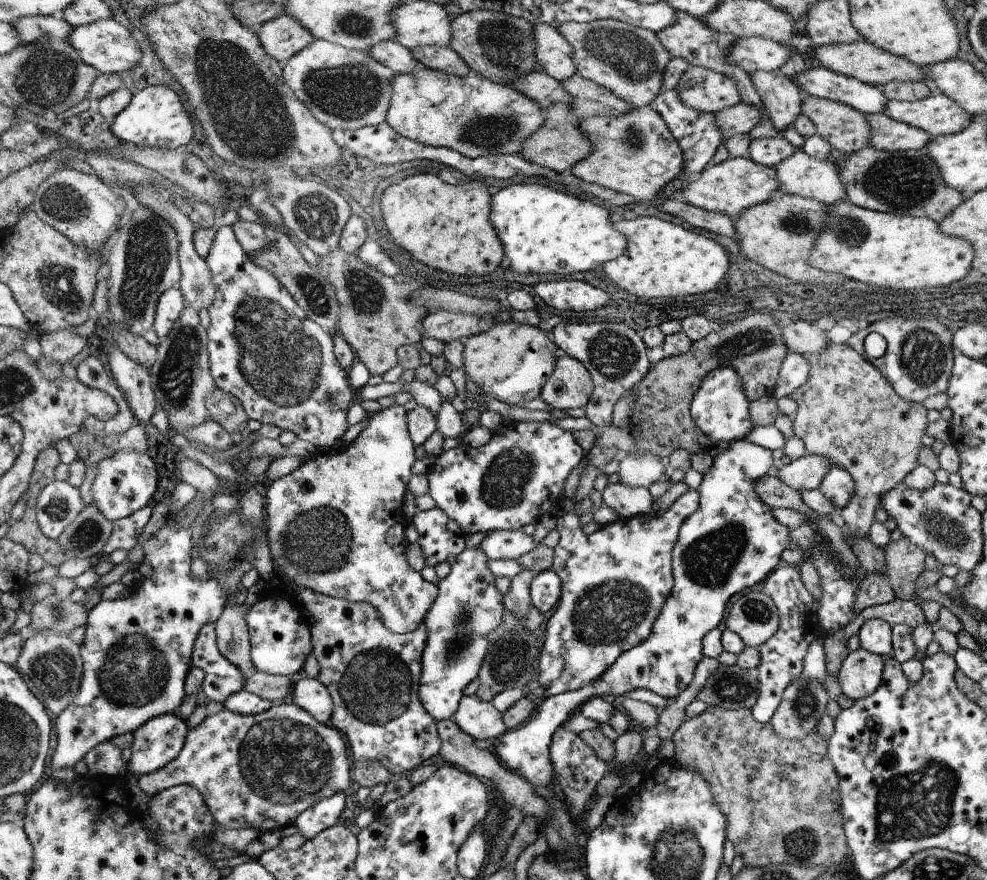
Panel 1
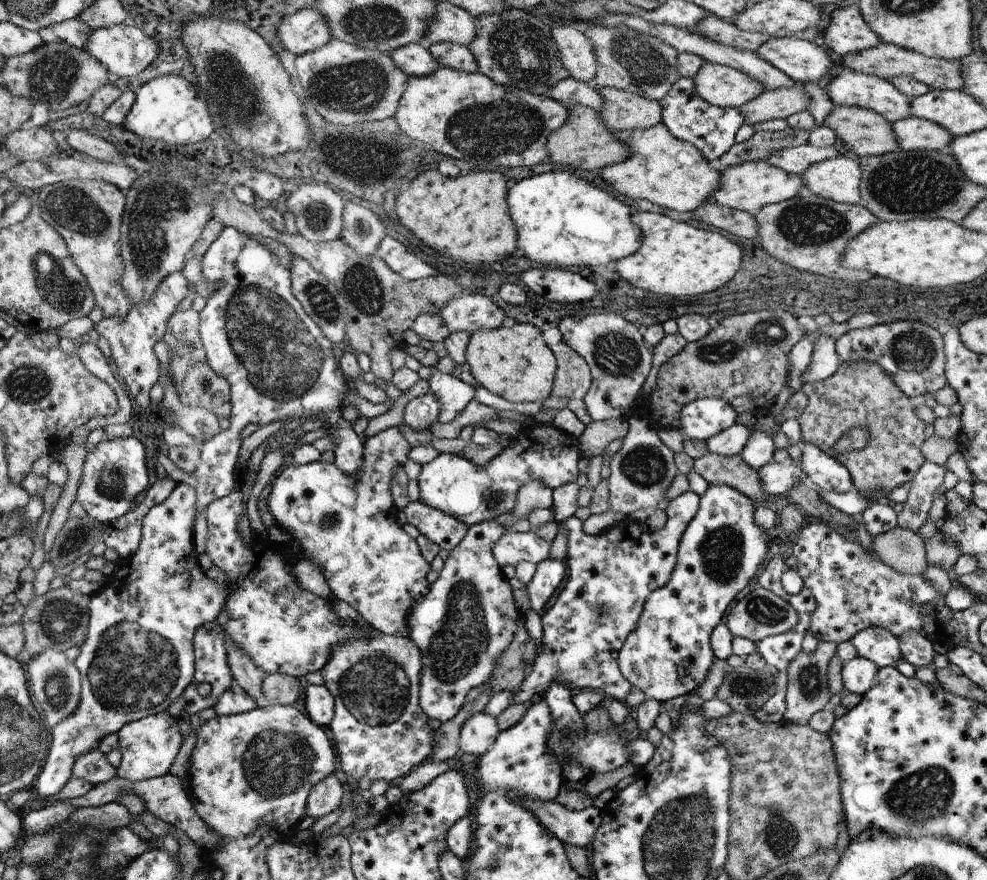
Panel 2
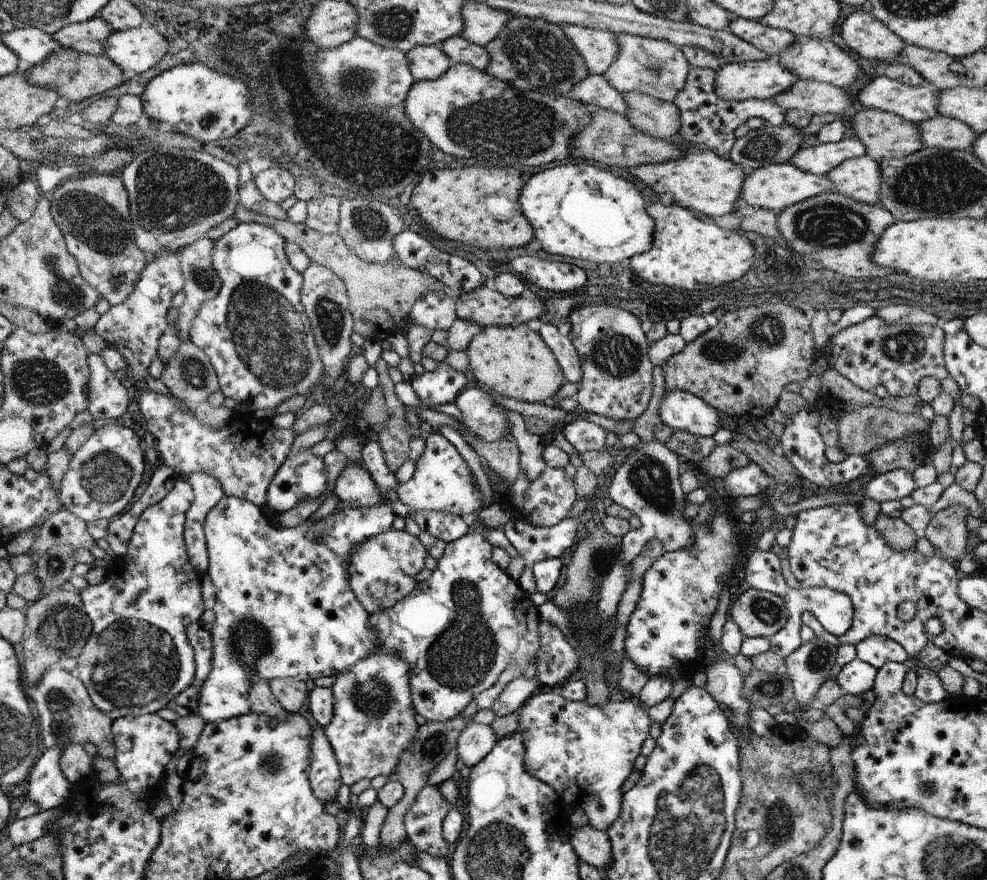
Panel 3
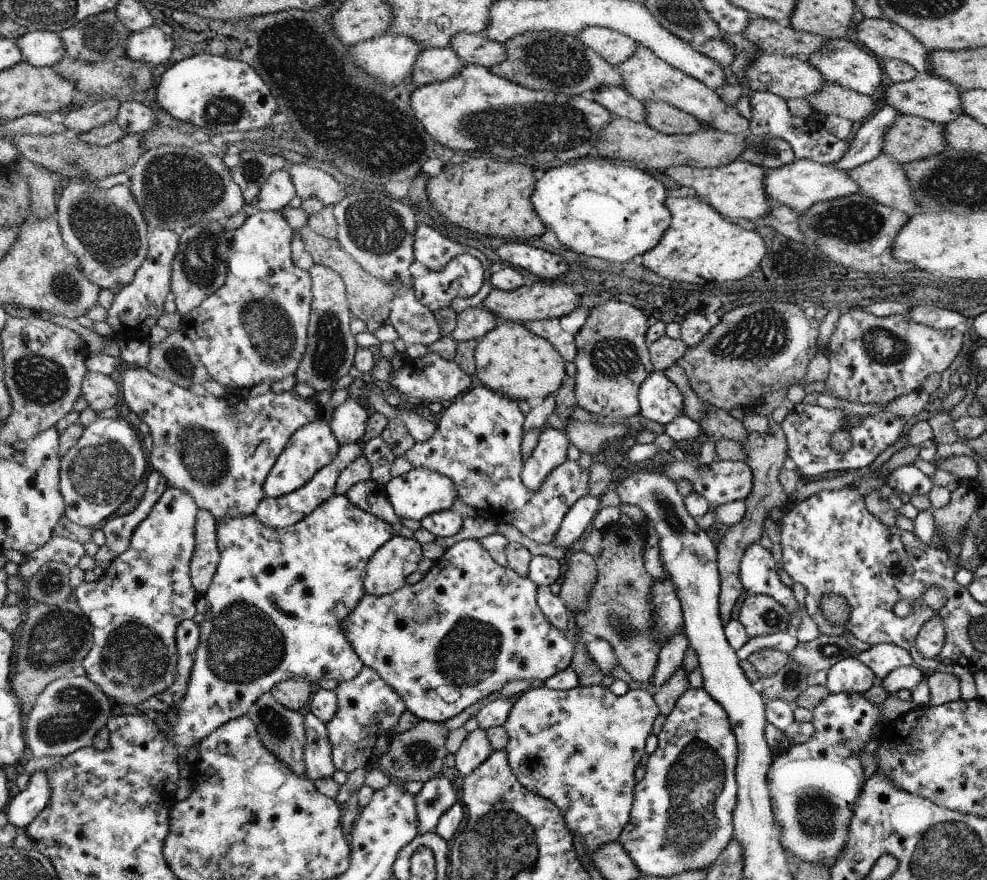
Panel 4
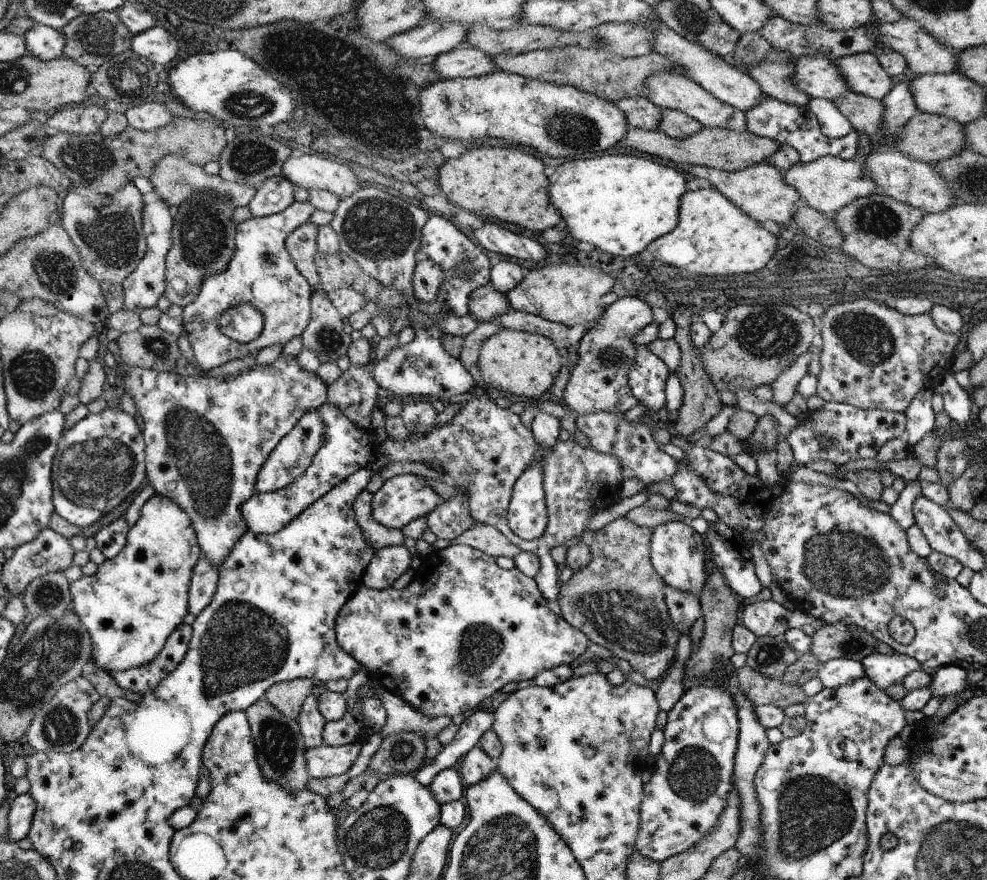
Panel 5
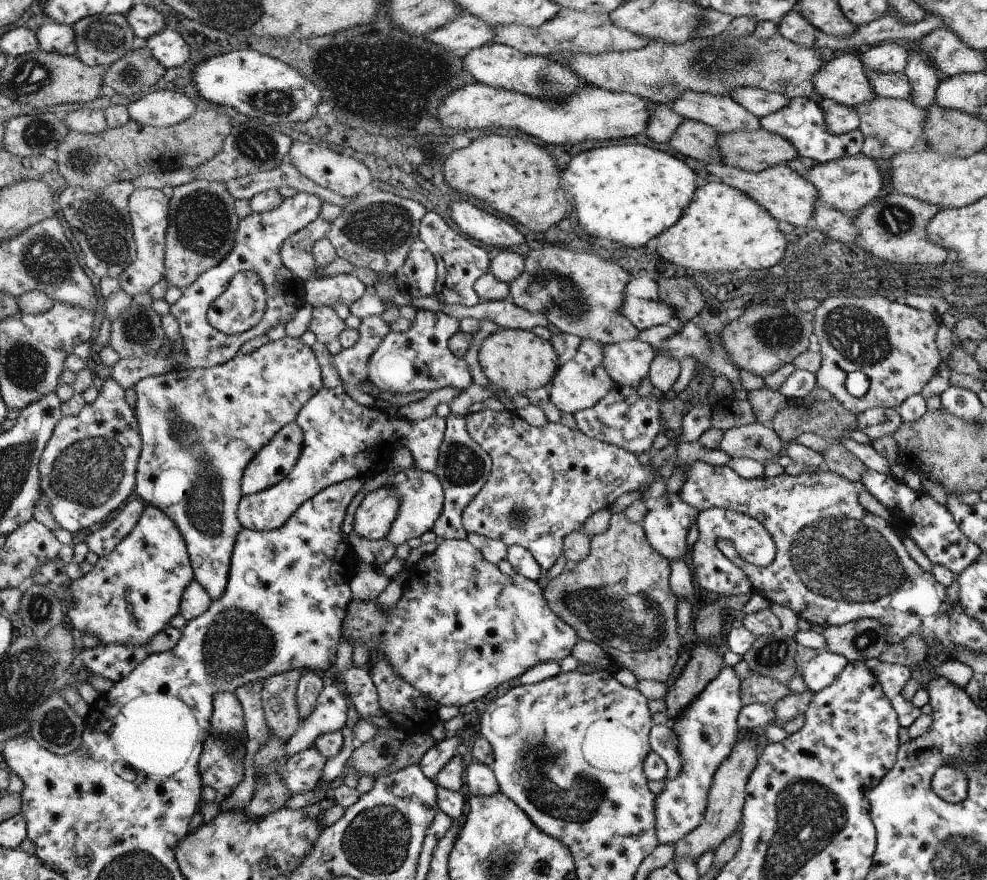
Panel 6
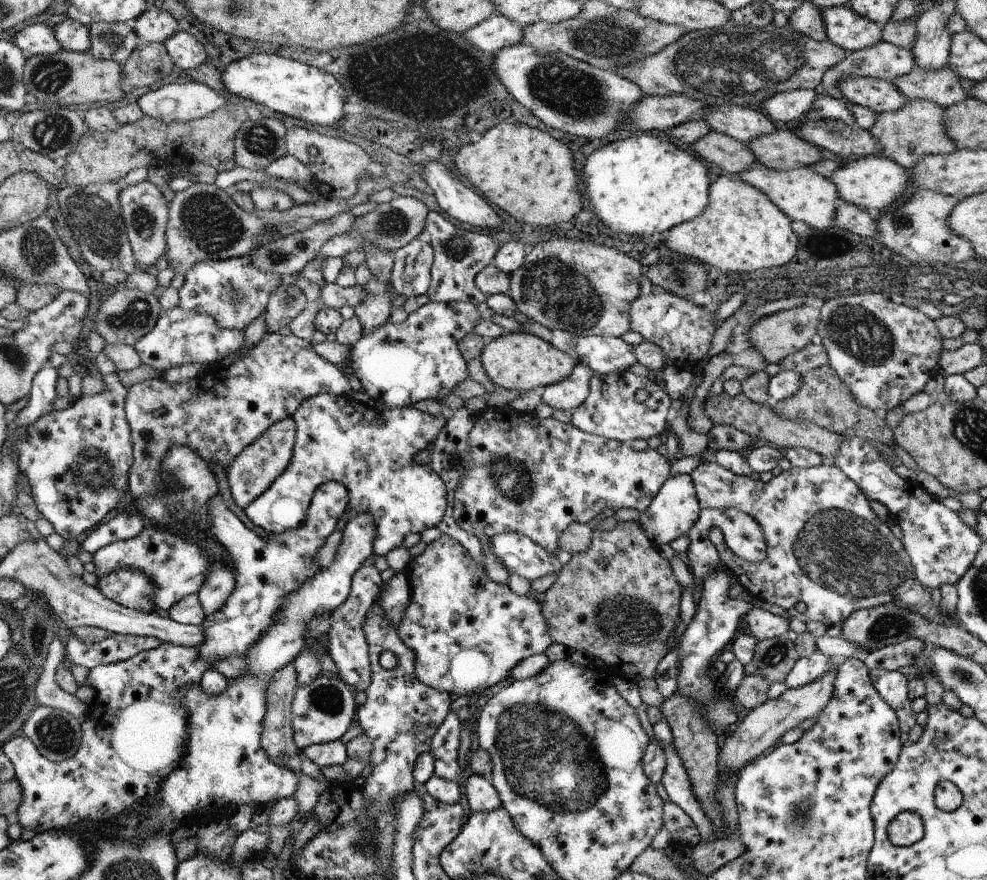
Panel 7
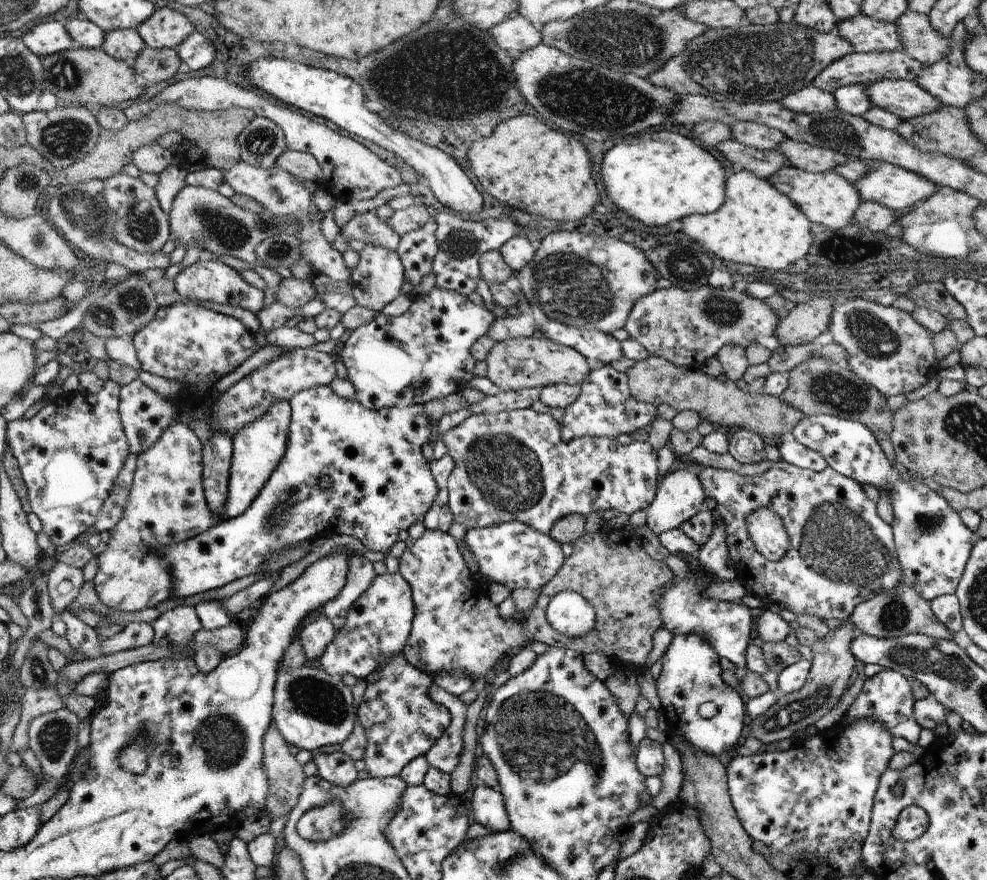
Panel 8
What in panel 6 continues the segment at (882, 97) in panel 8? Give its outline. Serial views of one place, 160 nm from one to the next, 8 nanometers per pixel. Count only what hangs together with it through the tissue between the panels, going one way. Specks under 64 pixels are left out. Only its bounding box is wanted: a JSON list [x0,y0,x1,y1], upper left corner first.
[813,53,874,107]

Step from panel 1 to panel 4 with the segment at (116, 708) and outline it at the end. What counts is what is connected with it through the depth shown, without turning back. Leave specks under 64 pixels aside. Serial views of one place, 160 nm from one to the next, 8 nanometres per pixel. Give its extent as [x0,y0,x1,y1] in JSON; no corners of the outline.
[8,487,199,830]

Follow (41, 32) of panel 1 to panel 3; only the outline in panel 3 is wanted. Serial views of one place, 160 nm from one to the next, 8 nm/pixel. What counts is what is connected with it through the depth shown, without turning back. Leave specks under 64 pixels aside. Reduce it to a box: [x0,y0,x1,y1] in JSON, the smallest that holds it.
[52,16,112,55]

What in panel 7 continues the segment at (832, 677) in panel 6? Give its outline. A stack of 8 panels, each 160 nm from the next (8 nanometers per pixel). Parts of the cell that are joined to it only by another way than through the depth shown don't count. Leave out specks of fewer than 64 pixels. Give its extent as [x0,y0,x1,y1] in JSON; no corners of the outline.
[785,650,830,689]

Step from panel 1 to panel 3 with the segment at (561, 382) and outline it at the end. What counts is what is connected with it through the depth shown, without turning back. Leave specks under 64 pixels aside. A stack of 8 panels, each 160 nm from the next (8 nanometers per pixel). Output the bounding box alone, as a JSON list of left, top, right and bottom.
[538,323,583,384]

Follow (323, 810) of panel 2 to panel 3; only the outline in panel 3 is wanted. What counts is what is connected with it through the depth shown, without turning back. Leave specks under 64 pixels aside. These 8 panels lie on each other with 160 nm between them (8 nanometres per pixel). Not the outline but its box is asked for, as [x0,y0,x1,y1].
[309,724,343,805]

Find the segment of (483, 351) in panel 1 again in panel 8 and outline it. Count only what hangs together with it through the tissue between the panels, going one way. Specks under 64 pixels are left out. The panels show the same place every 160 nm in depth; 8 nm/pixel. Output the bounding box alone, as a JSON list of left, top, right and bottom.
[487,338,590,391]

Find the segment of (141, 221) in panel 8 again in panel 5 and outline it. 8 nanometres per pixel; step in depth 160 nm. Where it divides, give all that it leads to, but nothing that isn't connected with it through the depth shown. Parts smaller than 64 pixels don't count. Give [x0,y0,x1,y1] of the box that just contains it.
[121,195,175,316]

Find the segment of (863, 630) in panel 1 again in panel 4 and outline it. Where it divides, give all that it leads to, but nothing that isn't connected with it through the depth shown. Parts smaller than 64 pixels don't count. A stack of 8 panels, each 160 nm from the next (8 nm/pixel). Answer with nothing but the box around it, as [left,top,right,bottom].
[856,643,915,681]

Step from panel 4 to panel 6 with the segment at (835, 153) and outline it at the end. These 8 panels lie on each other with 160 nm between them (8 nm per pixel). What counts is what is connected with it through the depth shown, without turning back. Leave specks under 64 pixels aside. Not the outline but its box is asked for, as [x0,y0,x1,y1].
[759,97,862,163]

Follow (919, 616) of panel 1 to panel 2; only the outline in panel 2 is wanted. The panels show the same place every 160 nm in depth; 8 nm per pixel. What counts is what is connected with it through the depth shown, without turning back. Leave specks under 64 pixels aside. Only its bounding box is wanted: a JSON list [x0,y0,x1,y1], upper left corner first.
[784,641,837,725]

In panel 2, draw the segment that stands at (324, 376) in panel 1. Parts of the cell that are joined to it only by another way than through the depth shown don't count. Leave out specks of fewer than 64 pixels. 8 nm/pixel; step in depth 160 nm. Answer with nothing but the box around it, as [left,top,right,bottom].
[194,226,364,515]

